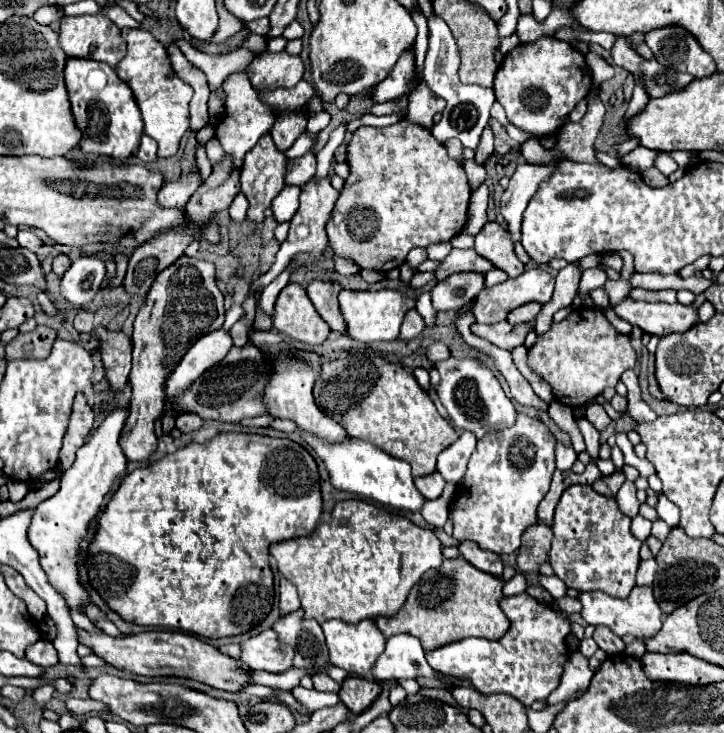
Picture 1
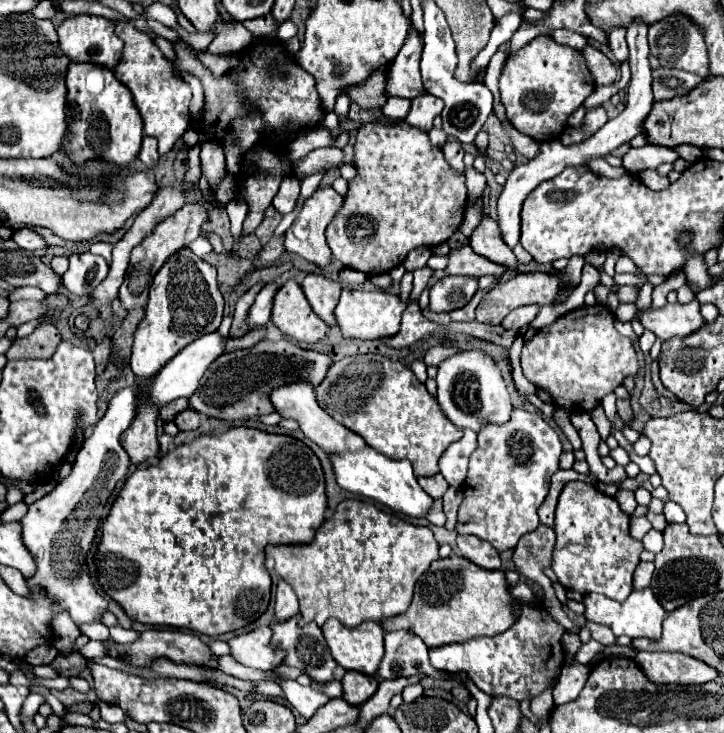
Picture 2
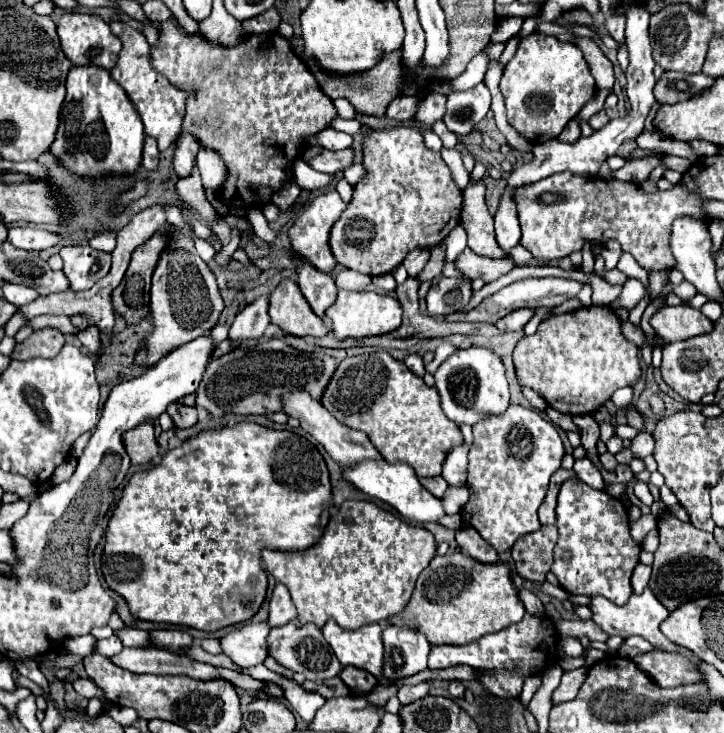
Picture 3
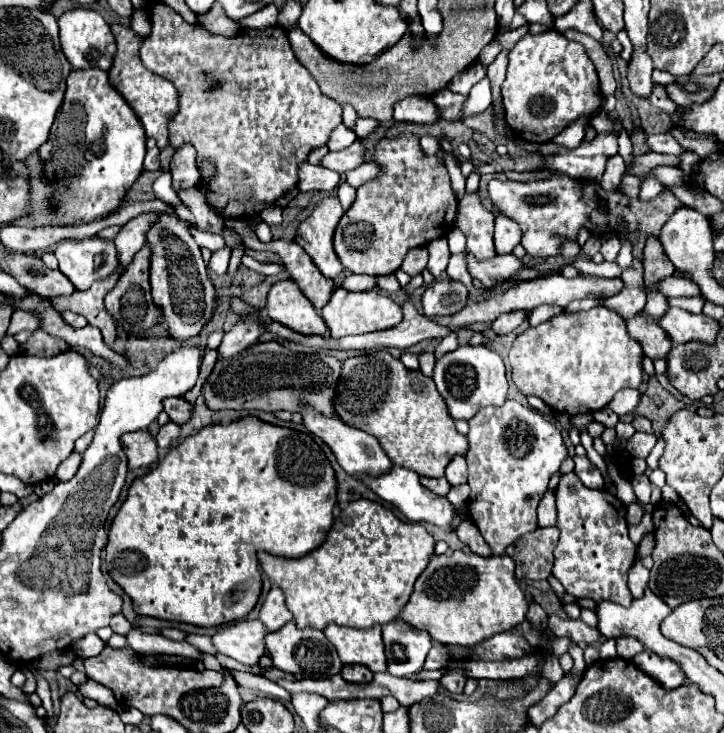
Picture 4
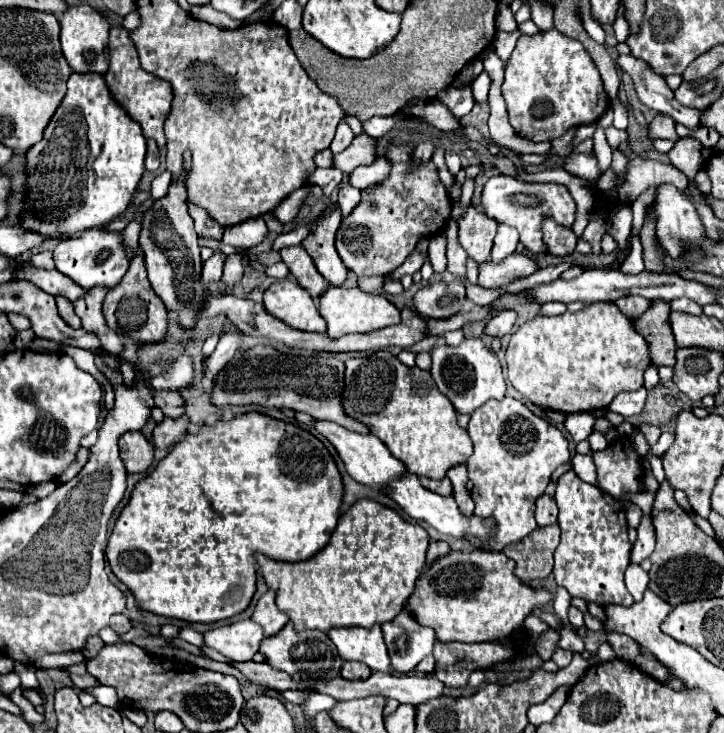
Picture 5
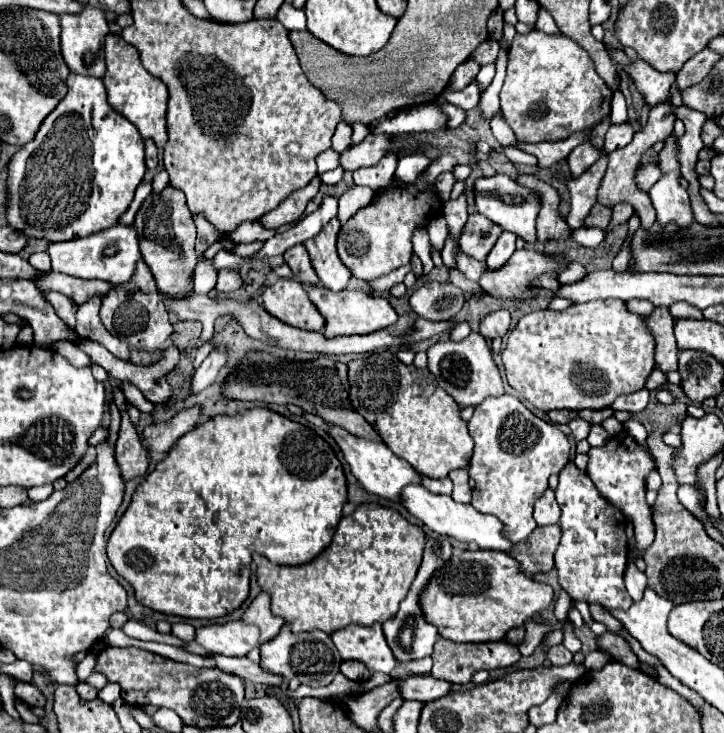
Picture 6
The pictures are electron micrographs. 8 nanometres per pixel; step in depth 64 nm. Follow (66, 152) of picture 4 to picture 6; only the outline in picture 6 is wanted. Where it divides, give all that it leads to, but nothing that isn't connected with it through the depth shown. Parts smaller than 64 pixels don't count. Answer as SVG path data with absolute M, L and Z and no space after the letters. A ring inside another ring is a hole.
M70 74L68 94L44 120L36 140L24 144L24 148L14 154L8 170L8 222L12 228L26 232L30 238L44 238L48 242L82 238L114 226L128 210L136 186L142 182L146 172L144 138L130 120L110 108L106 100L106 88L100 78Z

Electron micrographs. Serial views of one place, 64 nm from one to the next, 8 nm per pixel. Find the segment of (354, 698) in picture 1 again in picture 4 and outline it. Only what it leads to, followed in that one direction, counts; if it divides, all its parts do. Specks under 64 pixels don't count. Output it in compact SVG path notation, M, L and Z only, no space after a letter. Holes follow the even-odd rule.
M348 664L342 668L342 678L350 684L368 684L372 682L374 674L368 668L360 668L360 664Z

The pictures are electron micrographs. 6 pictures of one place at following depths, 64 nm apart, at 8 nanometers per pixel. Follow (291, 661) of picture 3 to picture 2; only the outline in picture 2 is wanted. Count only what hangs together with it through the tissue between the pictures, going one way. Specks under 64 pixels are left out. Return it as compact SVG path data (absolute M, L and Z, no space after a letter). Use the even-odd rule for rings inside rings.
M294 616L286 622L272 624L272 630L272 644L288 652L288 666L302 670L306 676L320 682L332 680L338 664L332 660L328 644L316 622L300 624L300 616Z

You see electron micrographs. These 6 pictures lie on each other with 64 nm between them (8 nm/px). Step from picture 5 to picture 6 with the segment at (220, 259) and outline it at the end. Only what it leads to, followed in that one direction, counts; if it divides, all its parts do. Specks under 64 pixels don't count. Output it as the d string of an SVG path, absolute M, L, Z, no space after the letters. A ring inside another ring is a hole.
M202 260L194 272L194 290L198 294L208 294L214 288L216 278L218 278L218 270L214 268L214 264L210 260Z

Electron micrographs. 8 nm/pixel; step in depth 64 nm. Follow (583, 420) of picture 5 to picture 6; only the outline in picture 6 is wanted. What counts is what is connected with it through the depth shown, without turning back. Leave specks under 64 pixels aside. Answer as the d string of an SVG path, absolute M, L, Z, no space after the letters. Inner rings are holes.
M576 416L576 418L572 418L570 422L568 422L568 428L572 430L572 434L574 434L574 438L576 438L576 442L580 442L580 440L584 440L586 436L588 436L588 432L590 432L590 422L588 420L584 420L584 418L580 418L580 416Z

